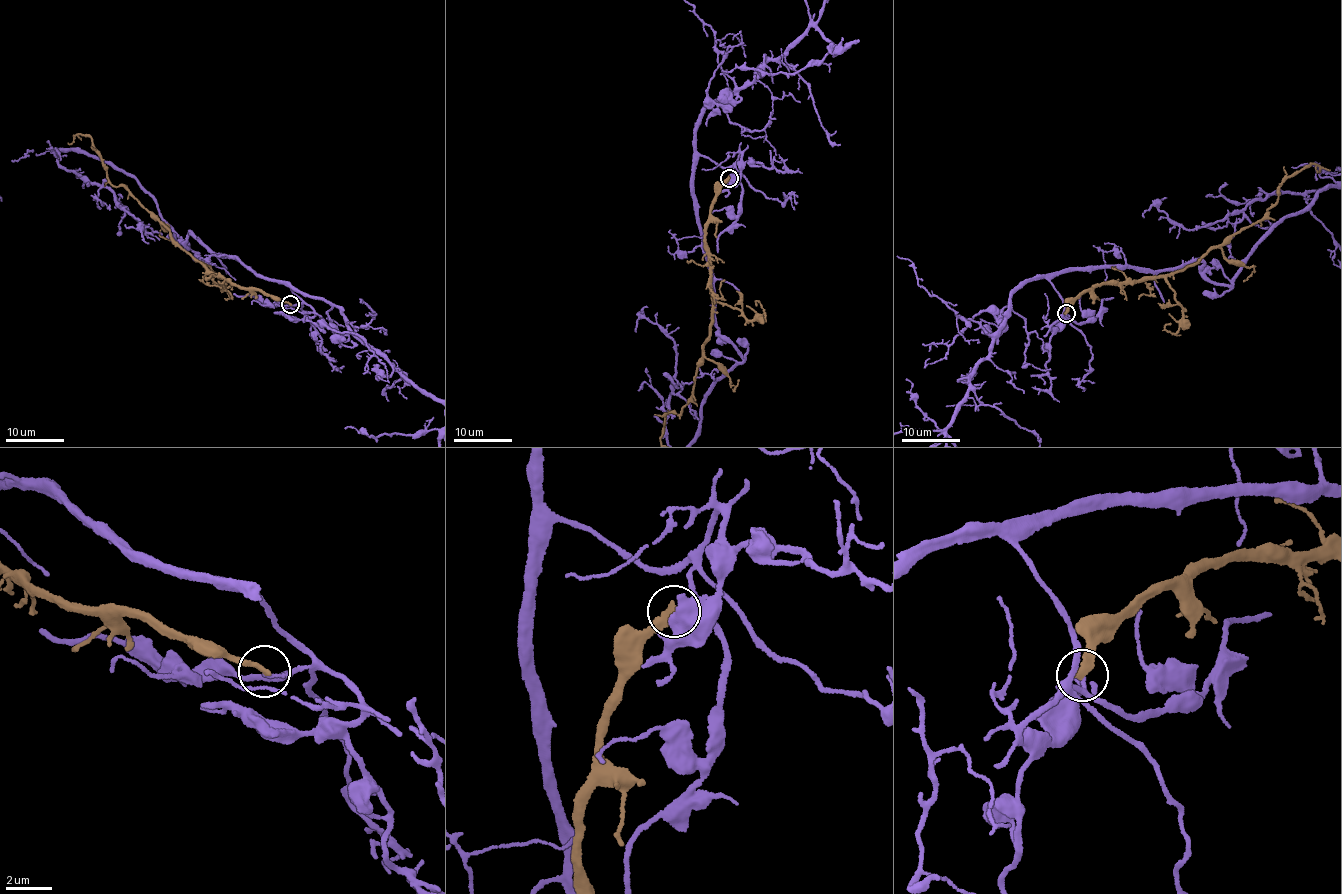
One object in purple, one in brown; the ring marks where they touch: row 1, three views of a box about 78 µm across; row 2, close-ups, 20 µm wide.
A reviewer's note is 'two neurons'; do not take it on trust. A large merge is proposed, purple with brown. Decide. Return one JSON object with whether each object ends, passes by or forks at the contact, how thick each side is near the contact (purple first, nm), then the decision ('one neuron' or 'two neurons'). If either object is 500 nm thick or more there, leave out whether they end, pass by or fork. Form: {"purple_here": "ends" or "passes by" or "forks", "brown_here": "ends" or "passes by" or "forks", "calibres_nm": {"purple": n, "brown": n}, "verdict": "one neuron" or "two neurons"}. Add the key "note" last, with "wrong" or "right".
{"purple_here": "ends", "brown_here": "ends", "calibres_nm": {"purple": 100, "brown": 300}, "verdict": "two neurons", "note": "right"}

